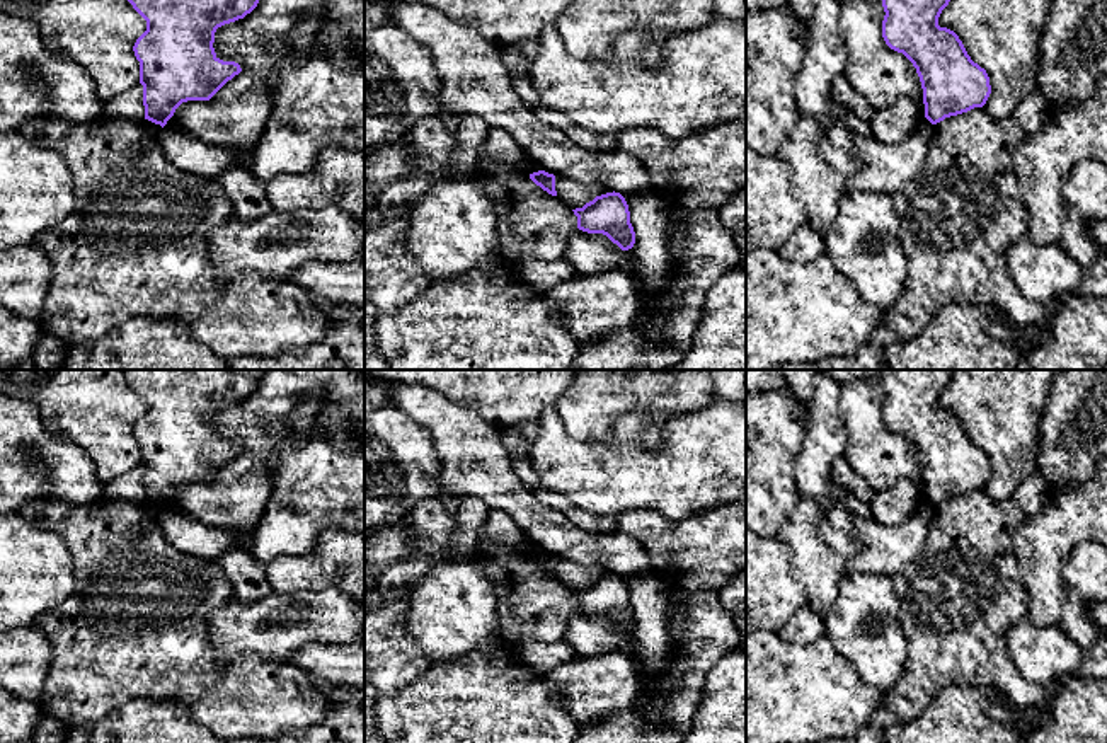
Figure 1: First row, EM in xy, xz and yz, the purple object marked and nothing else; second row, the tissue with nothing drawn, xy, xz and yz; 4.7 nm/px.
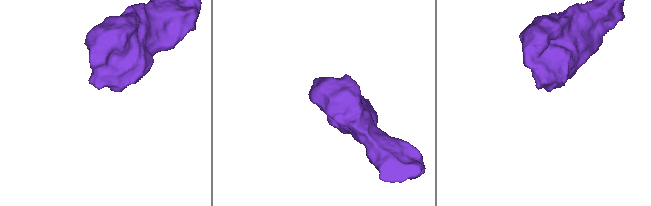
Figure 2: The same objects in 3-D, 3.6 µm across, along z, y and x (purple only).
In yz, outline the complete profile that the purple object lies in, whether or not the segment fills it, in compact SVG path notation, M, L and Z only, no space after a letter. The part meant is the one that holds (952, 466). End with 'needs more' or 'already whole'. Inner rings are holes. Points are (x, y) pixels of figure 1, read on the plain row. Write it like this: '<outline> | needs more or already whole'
M879 370L886 426L903 435L916 450L923 470L925 499L937 506L945 499L983 489L991 475L989 458L984 450L971 441L959 418L938 407L942 392L949 387L957 370Z | already whole

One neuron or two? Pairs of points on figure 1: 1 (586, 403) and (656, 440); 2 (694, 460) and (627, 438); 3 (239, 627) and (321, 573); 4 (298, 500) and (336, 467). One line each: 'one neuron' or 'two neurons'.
1: one neuron
2: one neuron
3: two neurons
4: one neuron

